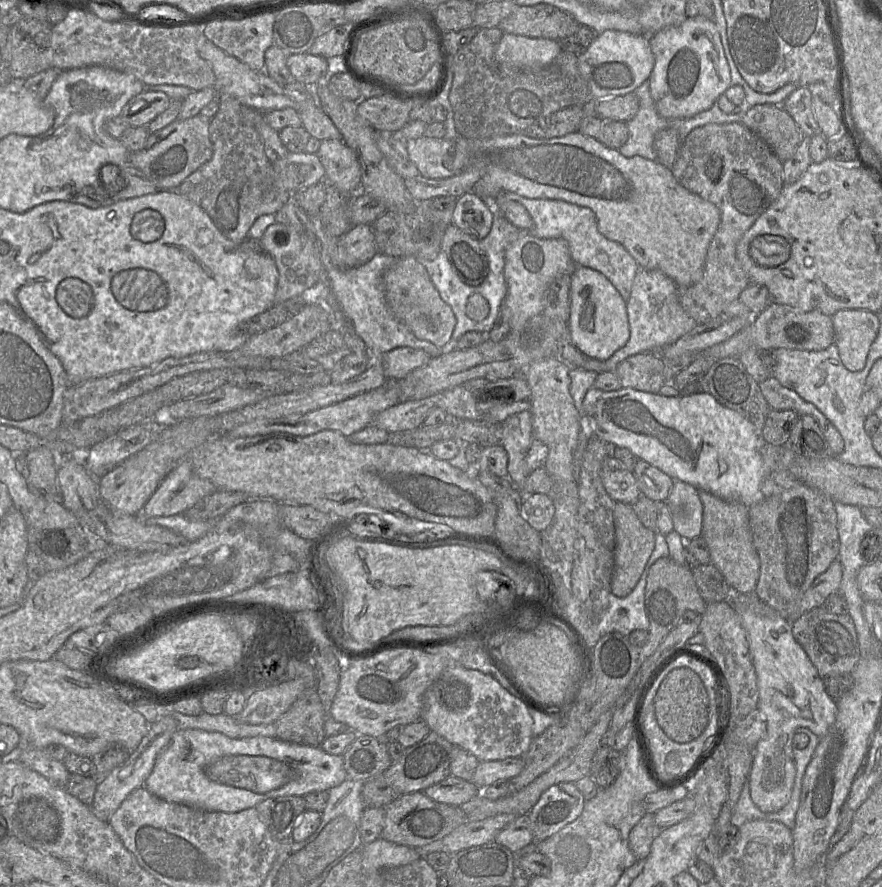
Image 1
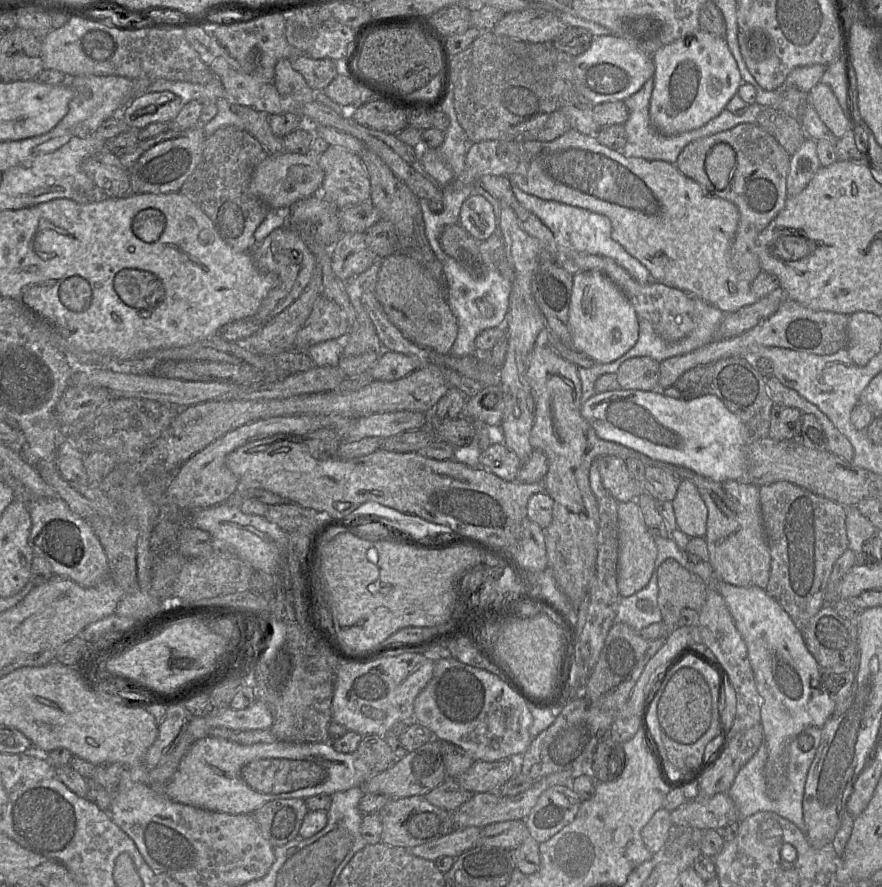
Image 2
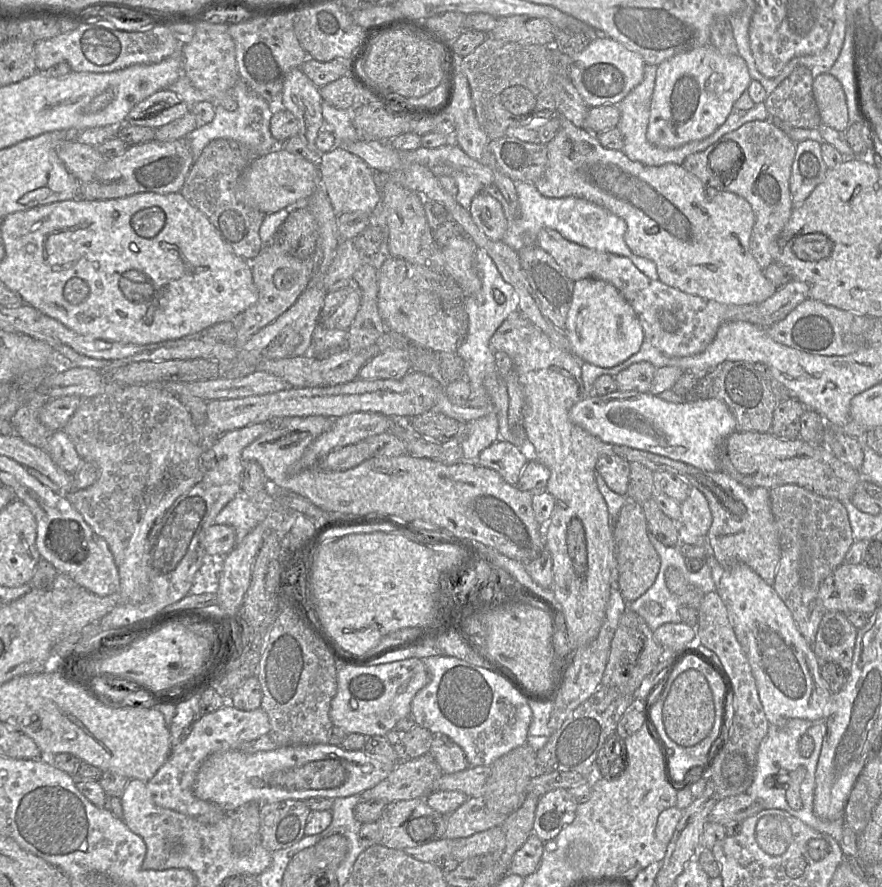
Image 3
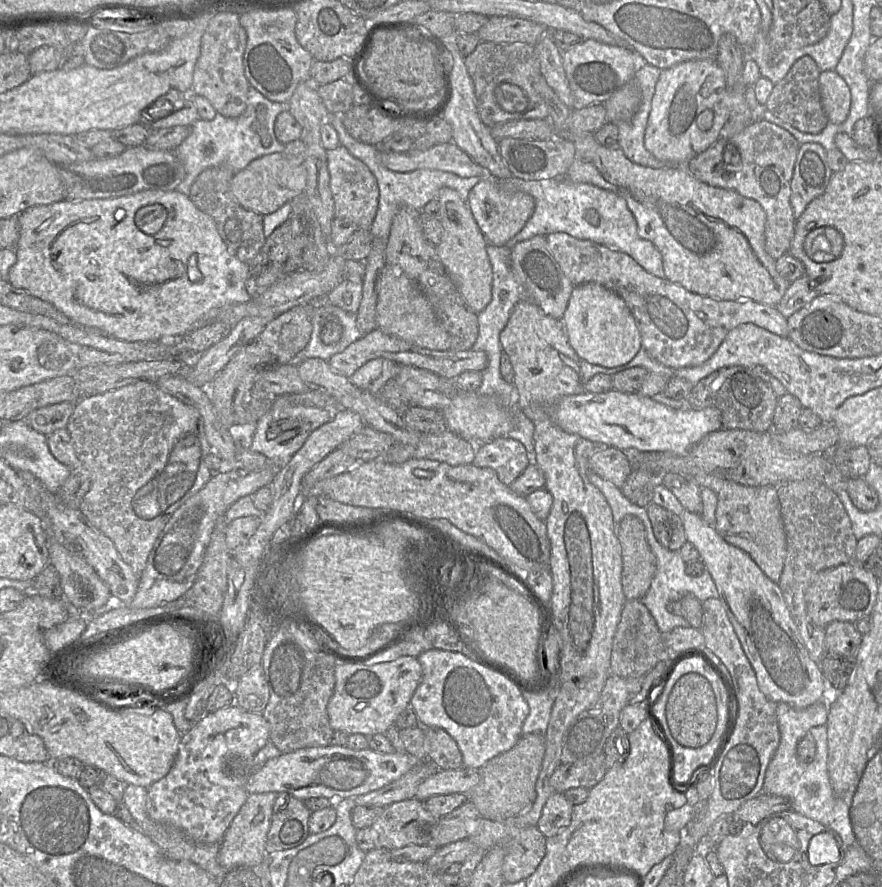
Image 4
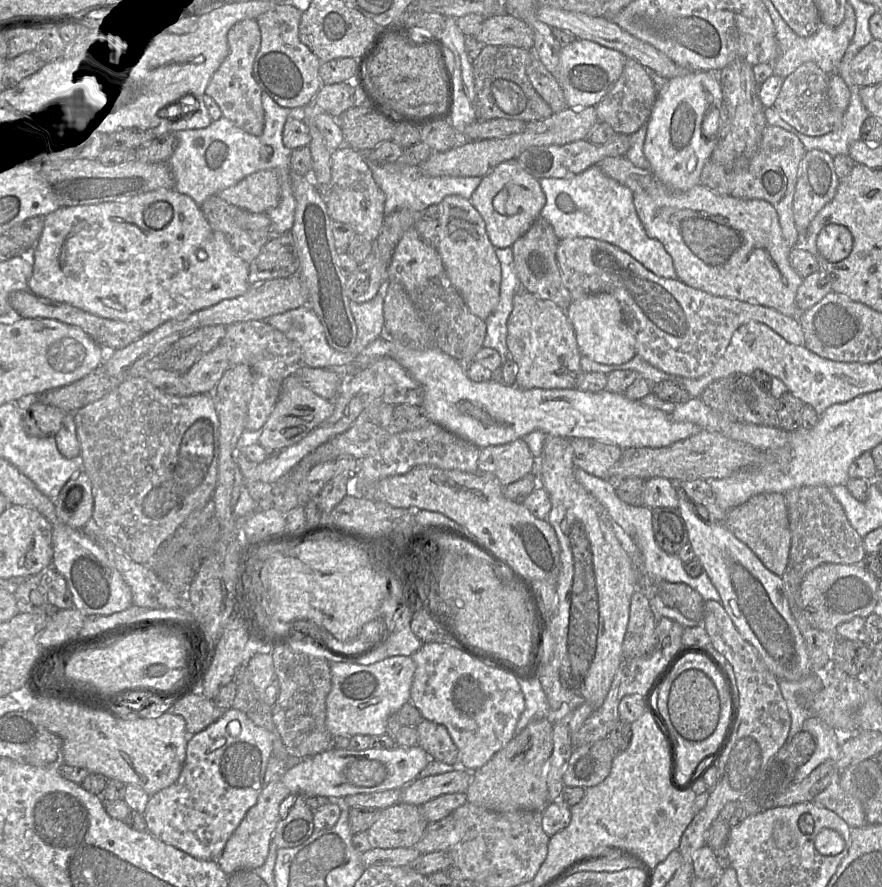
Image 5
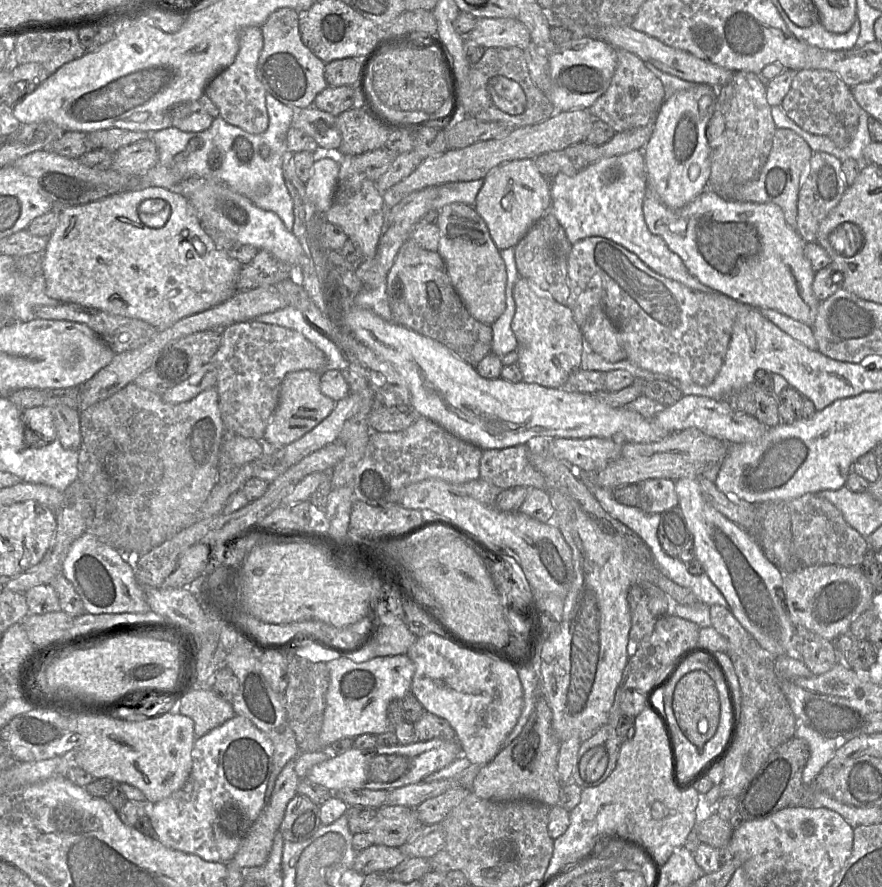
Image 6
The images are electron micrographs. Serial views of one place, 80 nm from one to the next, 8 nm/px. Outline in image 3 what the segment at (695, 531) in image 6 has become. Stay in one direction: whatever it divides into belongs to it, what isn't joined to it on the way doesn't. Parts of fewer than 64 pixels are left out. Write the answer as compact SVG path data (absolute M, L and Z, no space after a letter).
M679 524L678 539L680 544L707 548L705 562L711 569L716 592L726 606L736 638L751 666L770 725L782 726L789 718L825 721L832 693L821 677L820 661L774 588L744 563L721 565L708 550L706 536L692 535L682 524Z

